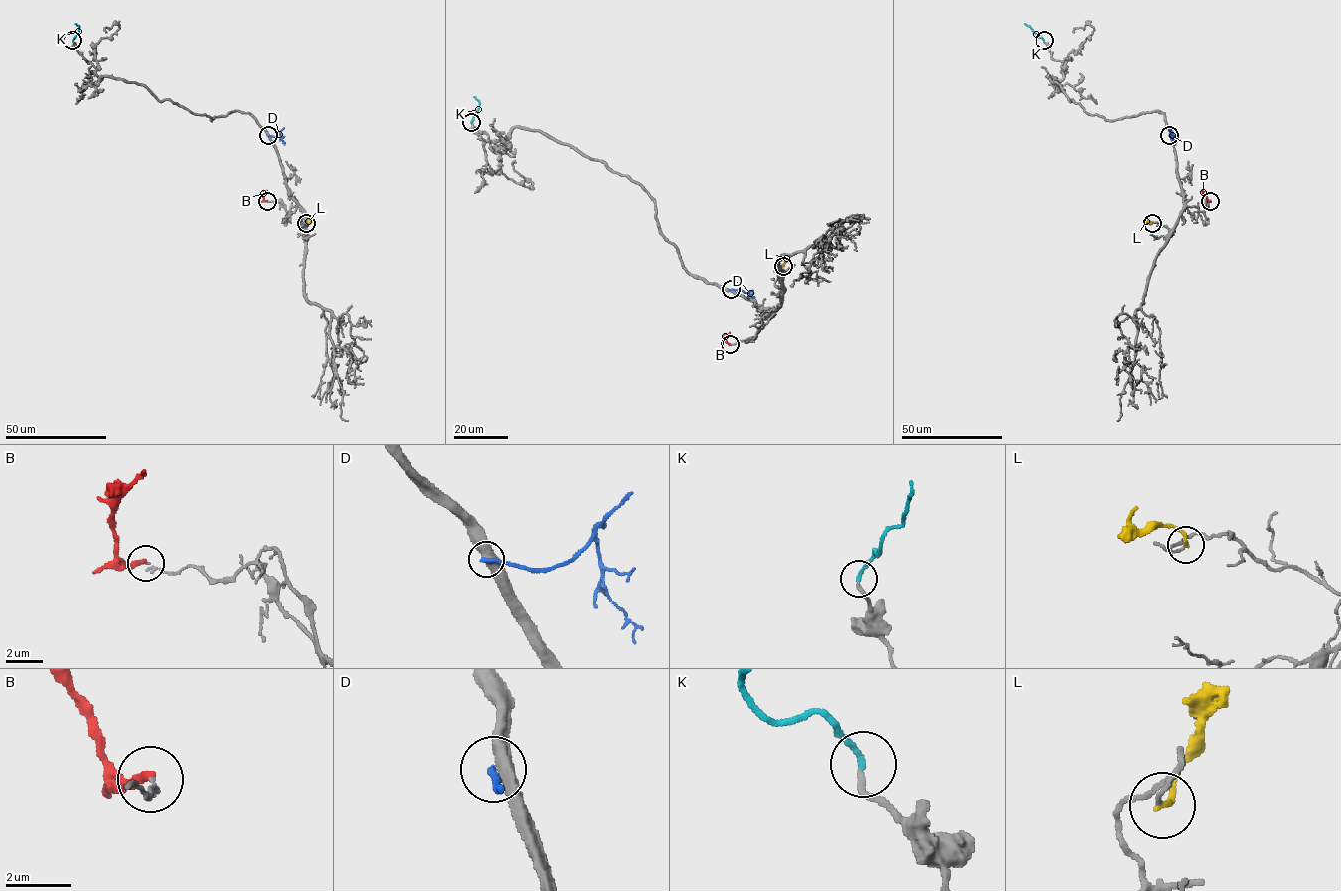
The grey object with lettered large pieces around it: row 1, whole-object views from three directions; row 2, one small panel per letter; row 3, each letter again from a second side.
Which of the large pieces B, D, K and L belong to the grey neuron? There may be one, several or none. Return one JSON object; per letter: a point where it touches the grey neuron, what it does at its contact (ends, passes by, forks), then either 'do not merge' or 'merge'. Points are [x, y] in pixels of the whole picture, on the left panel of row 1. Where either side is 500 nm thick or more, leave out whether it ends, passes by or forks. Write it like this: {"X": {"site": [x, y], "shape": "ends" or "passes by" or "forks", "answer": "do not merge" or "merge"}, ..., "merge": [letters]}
{"B": {"site": [267, 201], "shape": "ends", "answer": "do not merge"}, "D": {"site": [268, 135], "shape": "ends", "answer": "do not merge"}, "K": {"site": [72, 40], "shape": "ends", "answer": "merge"}, "L": {"site": [306, 223], "shape": "ends", "answer": "do not merge"}, "merge": ["K"]}

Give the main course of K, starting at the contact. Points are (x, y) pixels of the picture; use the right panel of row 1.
K: (1044, 40), (1025, 23)

